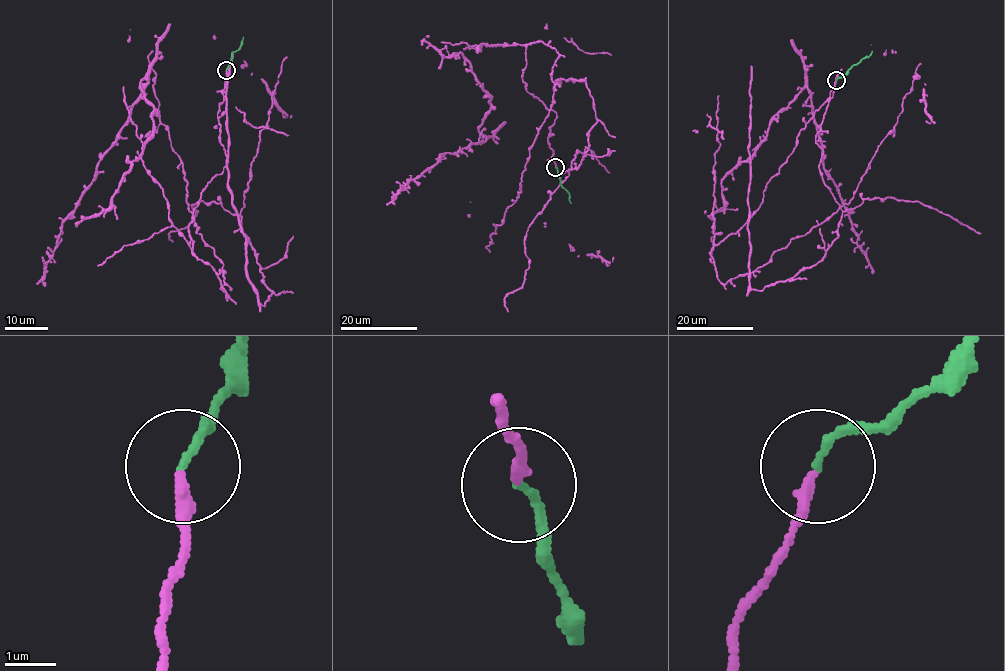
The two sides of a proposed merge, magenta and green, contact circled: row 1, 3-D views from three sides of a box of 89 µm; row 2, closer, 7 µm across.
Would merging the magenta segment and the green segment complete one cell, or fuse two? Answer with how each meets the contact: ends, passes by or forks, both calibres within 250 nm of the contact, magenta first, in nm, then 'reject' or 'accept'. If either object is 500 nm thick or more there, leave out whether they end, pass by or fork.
magenta ends; green ends; calibres 240 and 140 nm; accept

